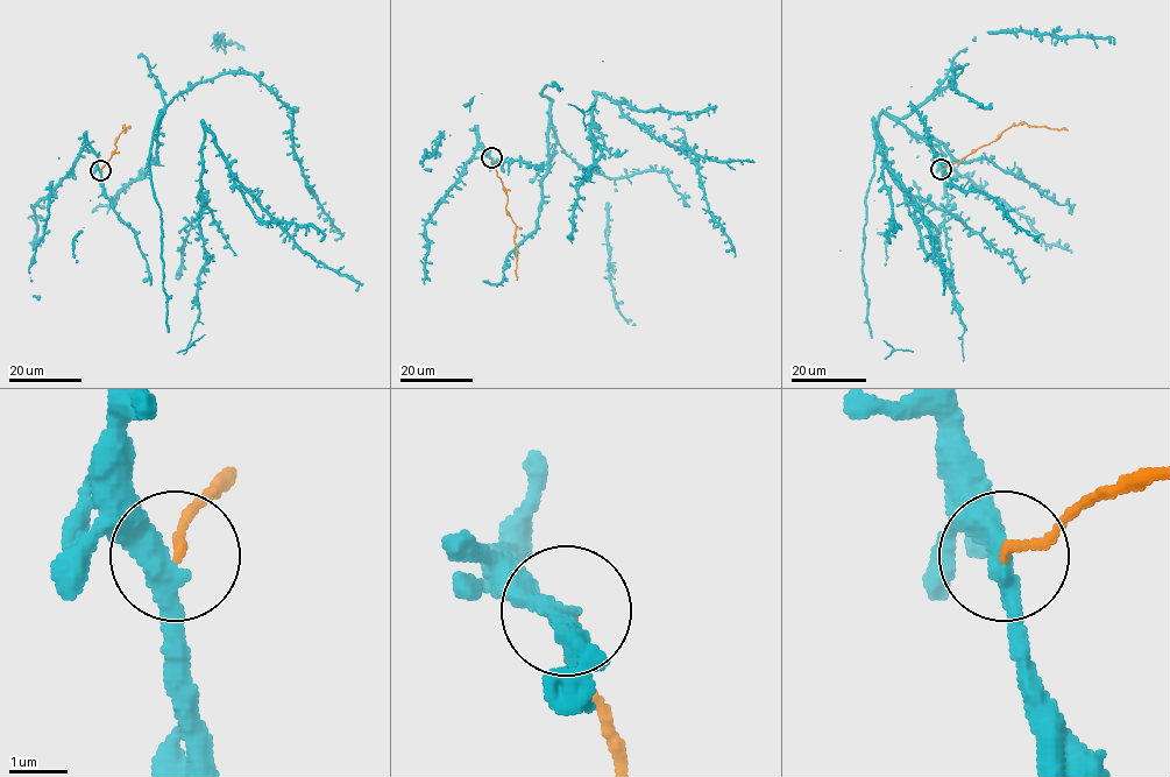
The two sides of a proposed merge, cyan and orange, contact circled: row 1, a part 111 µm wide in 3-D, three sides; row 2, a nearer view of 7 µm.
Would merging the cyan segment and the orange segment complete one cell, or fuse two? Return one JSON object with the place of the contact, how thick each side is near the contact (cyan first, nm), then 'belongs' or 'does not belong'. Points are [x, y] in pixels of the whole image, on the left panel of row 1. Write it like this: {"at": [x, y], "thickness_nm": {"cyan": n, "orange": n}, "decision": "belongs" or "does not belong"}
{"at": [100, 170], "thickness_nm": {"cyan": 340, "orange": 150}, "decision": "does not belong"}

